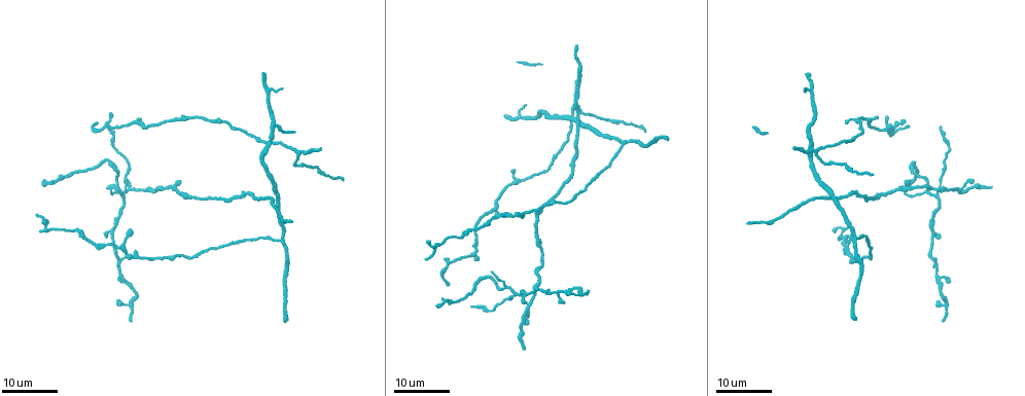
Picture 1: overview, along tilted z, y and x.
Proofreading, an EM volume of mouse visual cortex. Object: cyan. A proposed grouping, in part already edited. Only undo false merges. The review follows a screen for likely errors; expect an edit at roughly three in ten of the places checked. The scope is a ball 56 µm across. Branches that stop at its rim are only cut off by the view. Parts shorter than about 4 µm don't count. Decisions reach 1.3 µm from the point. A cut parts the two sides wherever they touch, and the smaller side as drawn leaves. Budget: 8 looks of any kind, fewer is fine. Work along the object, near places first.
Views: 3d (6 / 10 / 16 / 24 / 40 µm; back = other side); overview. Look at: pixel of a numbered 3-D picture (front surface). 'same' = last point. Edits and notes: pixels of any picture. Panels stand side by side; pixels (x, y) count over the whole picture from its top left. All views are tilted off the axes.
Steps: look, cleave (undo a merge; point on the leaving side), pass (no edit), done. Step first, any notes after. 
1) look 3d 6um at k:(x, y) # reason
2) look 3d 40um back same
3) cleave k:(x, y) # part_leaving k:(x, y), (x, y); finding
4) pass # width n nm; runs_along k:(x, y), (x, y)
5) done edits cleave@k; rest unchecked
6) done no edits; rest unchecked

look 3d 16um at 1:(817, 151) # branch point

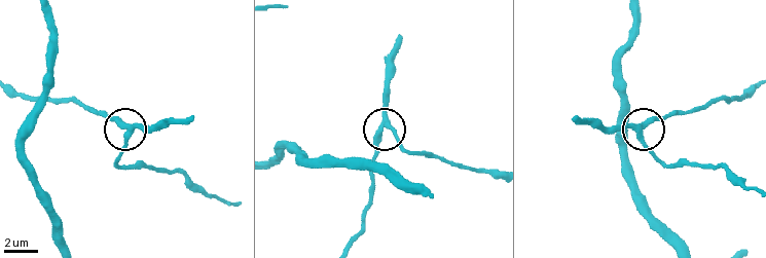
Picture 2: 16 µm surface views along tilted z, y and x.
look 3d 6um at 2:(641, 134)

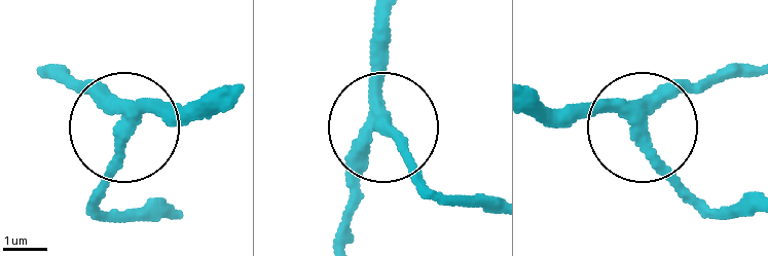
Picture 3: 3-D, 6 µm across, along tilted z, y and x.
pass # arms 3; all the same neuron

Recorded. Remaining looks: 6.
look 3d 24um at 1:(937, 196) # branch point

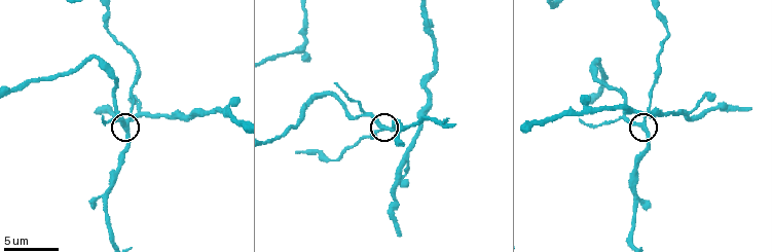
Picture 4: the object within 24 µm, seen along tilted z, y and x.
look 3d 10um at 4:(643, 125)

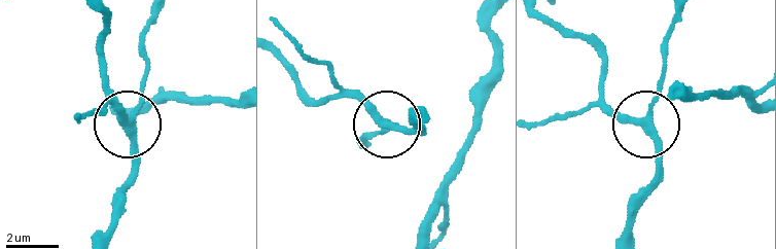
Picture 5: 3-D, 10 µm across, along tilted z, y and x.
look 3d 10um back at 5:(383, 120)

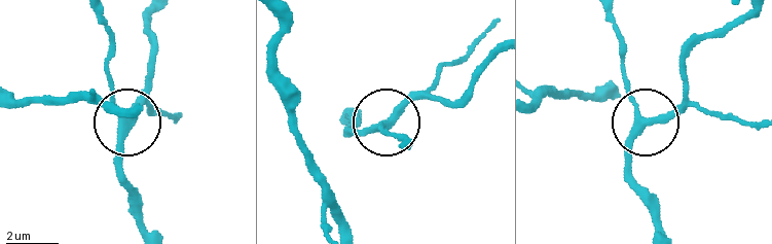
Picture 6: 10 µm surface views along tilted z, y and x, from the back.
pass # all the same neuron

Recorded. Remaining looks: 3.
look 3d 6um at 4:(665, 113) # sudden change in width

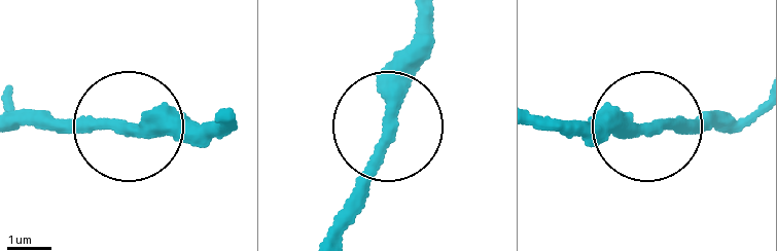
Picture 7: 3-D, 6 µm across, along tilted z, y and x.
look 3d 6um back at 7:(390, 123) # from behind

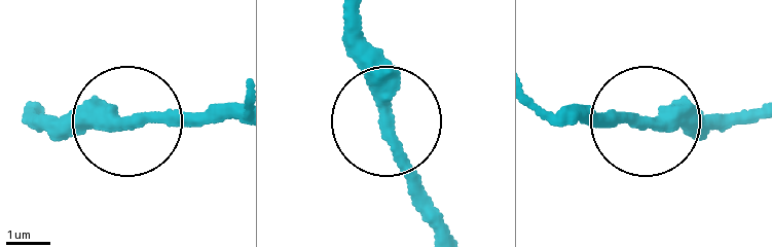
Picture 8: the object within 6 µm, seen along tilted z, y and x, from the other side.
pass # runs_along 8:(360, 8), (360, 53), (391, 151), (445, 227); all the same neuron

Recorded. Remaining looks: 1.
look 3d 16um at 4:(622, 106) # sudden change in width

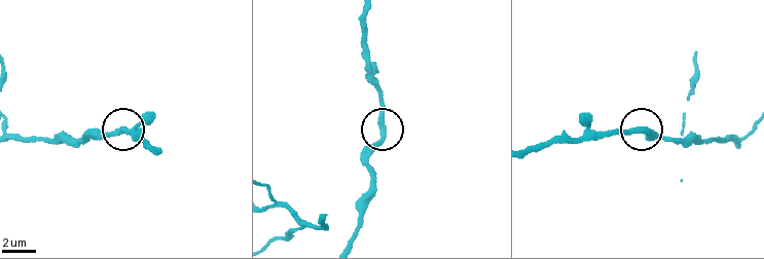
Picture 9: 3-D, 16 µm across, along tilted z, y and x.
pass # runs_along 9:(364, 20), (368, 70), (377, 91), (380, 134), (362, 160); all the same neuron

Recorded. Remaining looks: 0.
done no edits; rest unchecked

